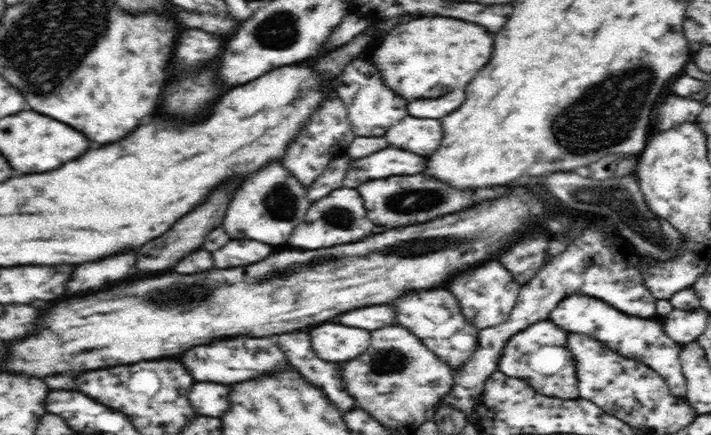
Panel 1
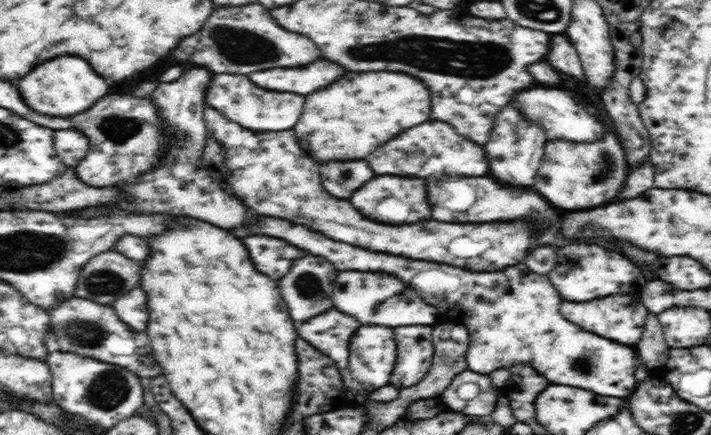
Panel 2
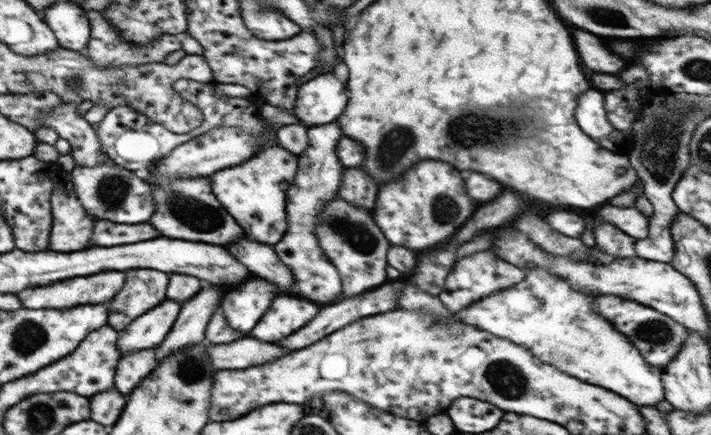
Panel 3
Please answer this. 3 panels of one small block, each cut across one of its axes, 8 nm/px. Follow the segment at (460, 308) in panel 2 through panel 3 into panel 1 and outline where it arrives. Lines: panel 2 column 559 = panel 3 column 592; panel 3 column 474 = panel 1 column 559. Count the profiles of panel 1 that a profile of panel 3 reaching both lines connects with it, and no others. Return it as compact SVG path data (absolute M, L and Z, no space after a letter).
M567 296L550 312L548 319L567 333L592 336L594 340L600 340L604 346L620 352L622 356L644 362L662 376L668 388L672 388L672 395L682 398L686 394L686 386L684 386L686 380L680 372L680 362L678 362L680 346L664 334L662 324L646 318L626 316L624 312L618 312L610 304L604 304L602 300L596 300L592 296Z

